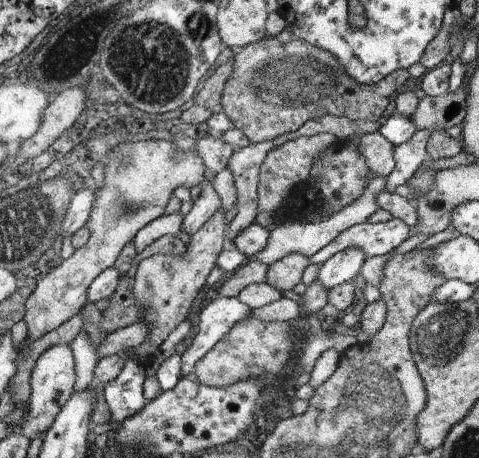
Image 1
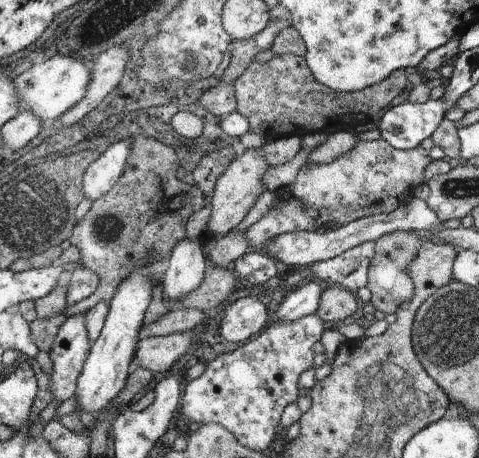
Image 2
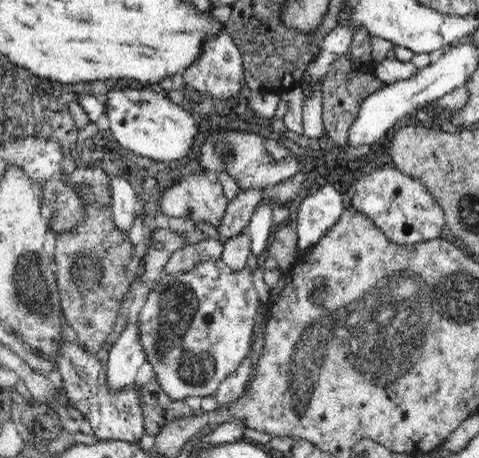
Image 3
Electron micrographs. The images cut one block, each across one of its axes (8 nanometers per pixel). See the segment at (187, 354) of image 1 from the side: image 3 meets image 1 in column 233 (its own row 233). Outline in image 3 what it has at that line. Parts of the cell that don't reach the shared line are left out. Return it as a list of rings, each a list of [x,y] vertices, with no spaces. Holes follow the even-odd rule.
[[[326,184],[304,196],[298,206],[298,244],[308,250],[320,242],[320,238],[338,222],[344,214],[344,200],[340,192]]]

